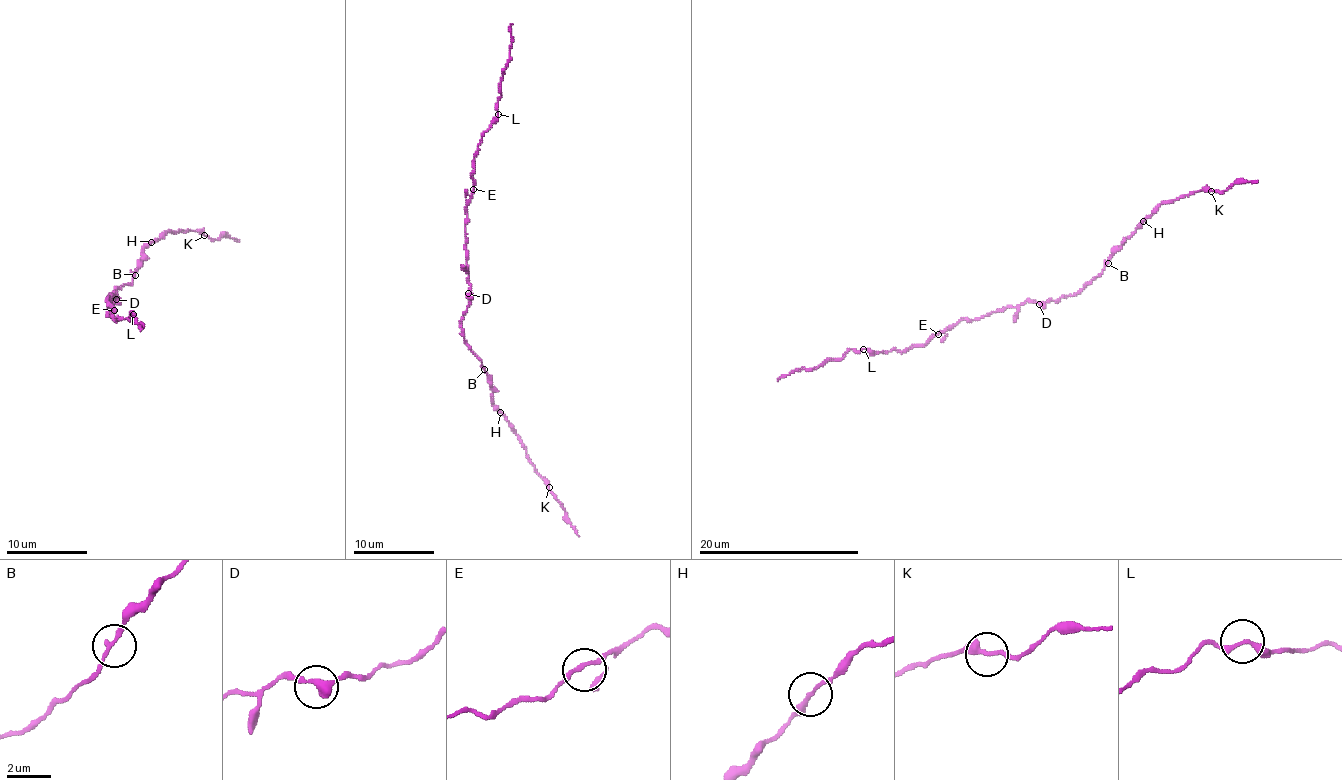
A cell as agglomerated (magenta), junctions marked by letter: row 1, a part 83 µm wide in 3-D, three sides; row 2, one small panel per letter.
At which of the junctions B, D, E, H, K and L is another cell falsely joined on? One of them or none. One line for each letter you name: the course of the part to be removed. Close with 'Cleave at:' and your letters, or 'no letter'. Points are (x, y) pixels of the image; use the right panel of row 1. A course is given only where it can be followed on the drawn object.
K: course (1210, 191), (1225, 191), (1233, 183), (1257, 182)
Cleave at: K

